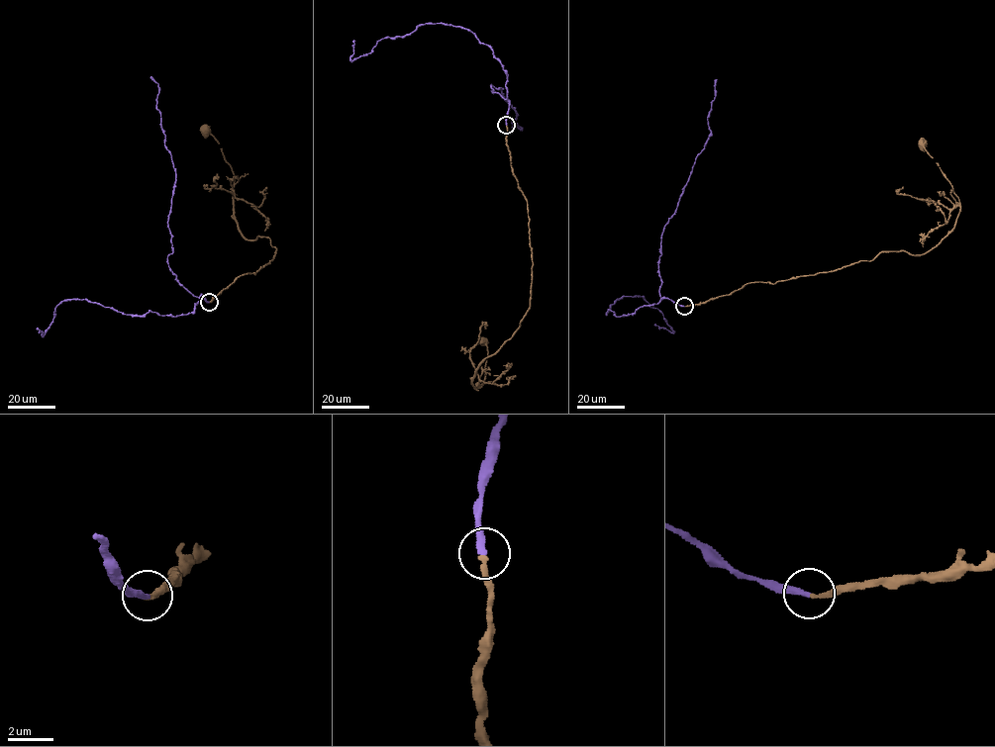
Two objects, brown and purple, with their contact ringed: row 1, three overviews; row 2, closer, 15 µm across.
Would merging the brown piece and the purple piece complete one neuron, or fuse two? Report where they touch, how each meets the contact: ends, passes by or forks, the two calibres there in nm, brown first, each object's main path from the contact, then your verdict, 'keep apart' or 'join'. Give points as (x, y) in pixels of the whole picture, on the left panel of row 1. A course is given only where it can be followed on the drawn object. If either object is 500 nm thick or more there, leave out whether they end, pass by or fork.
(209, 302) | brown ends | purple ends | 240/300 nm | brown via (209, 302), (240, 276), (270, 263), (276, 249), (268, 237), (245, 238), (232, 190), (213, 186), (217, 173) | purple via (209, 302), (201, 295), (194, 311), (171, 317), (67, 299), (42, 336), (37, 328) | join

